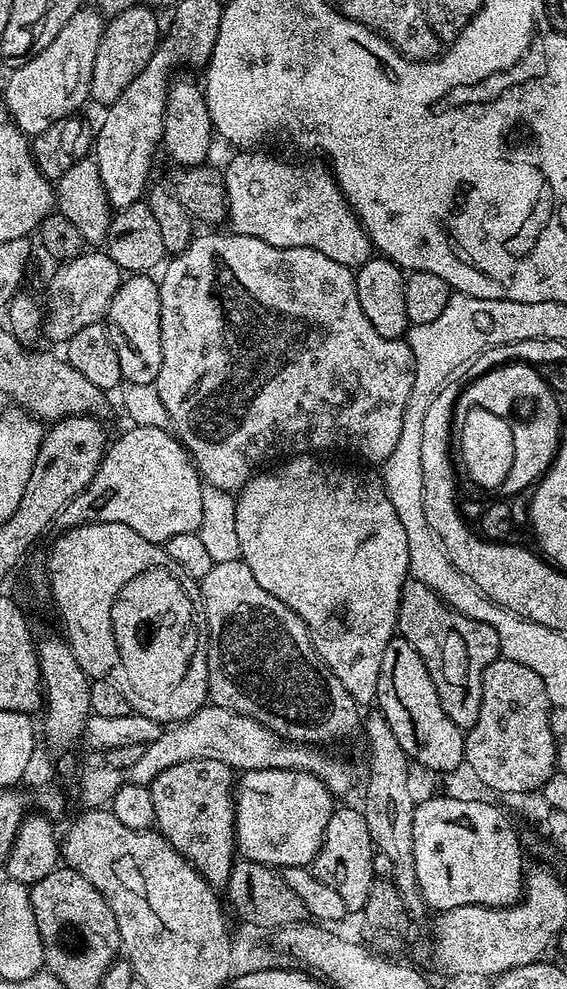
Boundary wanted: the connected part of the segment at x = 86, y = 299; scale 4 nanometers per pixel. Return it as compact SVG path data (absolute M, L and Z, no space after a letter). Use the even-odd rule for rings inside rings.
M86 250L74 259L63 261L57 268L60 269L48 280L48 296L52 299L52 305L49 308L47 305L42 332L45 337L49 336L52 340L66 342L71 336L78 334L83 327L101 323L105 319L109 303L120 288L124 274L104 250Z

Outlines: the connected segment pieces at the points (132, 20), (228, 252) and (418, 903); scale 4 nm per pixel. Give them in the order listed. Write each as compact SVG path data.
M138 2L126 10L115 13L105 23L102 42L98 42L98 55L94 58L94 74L90 78L89 97L103 106L109 106L126 90L126 86L146 70L146 62L154 58L154 50L160 45L162 24L144 5Z
M227 234L228 236L200 236L192 238L189 244L180 253L173 255L171 259L163 265L162 273L164 277L159 277L160 286L160 333L162 334L162 370L158 370L158 378L155 386L158 395L162 398L162 404L169 412L171 427L174 429L175 435L181 444L188 450L189 456L192 457L192 463L196 465L201 477L207 483L218 486L222 490L233 494L239 493L244 483L257 475L265 466L271 465L273 462L279 461L281 458L291 458L297 454L324 454L320 452L353 452L356 456L361 456L364 460L376 466L383 465L384 460L390 456L394 450L395 443L398 442L398 434L402 432L402 414L406 414L406 402L410 402L410 390L414 390L414 354L410 350L407 339L401 338L391 340L390 338L382 338L370 324L366 314L363 313L362 306L359 305L358 294L356 293L356 277L353 269L348 268L345 264L334 262L334 258L326 258L326 254L322 254L313 248L279 248L278 246L270 246L270 242L262 242L258 238L250 238L249 236L238 236L235 234Z
M378 710L365 715L362 720L362 733L368 739L368 789L364 792L362 811L366 818L366 826L370 830L376 852L386 854L390 858L393 884L398 886L398 894L402 894L402 902L406 902L409 917L416 918L426 912L426 905L420 887L418 874L414 870L414 809L417 801L412 800L412 788L408 785L408 755L398 746L398 738L394 738L394 730L390 730L390 722Z

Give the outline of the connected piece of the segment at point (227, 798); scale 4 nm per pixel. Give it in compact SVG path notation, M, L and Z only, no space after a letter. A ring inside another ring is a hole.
M191 760L190 762L178 762L178 766L170 766L168 770L162 770L162 774L158 774L158 778L154 778L150 785L152 789L152 797L154 798L154 825L155 831L166 838L166 842L170 842L170 846L174 846L174 850L178 850L178 854L182 854L182 858L186 858L194 866L194 870L198 870L198 874L202 874L202 878L206 878L206 882L212 888L217 890L223 889L227 885L230 878L230 870L238 856L236 847L236 802L234 799L234 772L233 769L227 768L222 762L217 760Z

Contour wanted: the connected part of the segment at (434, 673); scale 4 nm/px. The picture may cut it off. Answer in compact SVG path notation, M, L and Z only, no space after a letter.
M411 578L404 583L402 598L400 599L400 613L396 622L399 635L404 636L406 642L410 642L410 646L414 646L414 650L418 650L422 662L426 662L426 670L430 670L430 678L434 682L434 690L438 690L438 698L442 702L442 710L446 710L446 714L450 714L450 722L454 722L454 726L458 726L461 730L472 728L474 722L478 722L478 710L482 706L482 674L486 670L486 666L490 666L490 662L494 662L500 656L500 643L498 642L498 634L494 630L494 626L490 626L486 622L478 622L466 614L458 614L458 610L454 610L450 605L444 603L444 599L436 591L432 588L427 588L422 582Z

